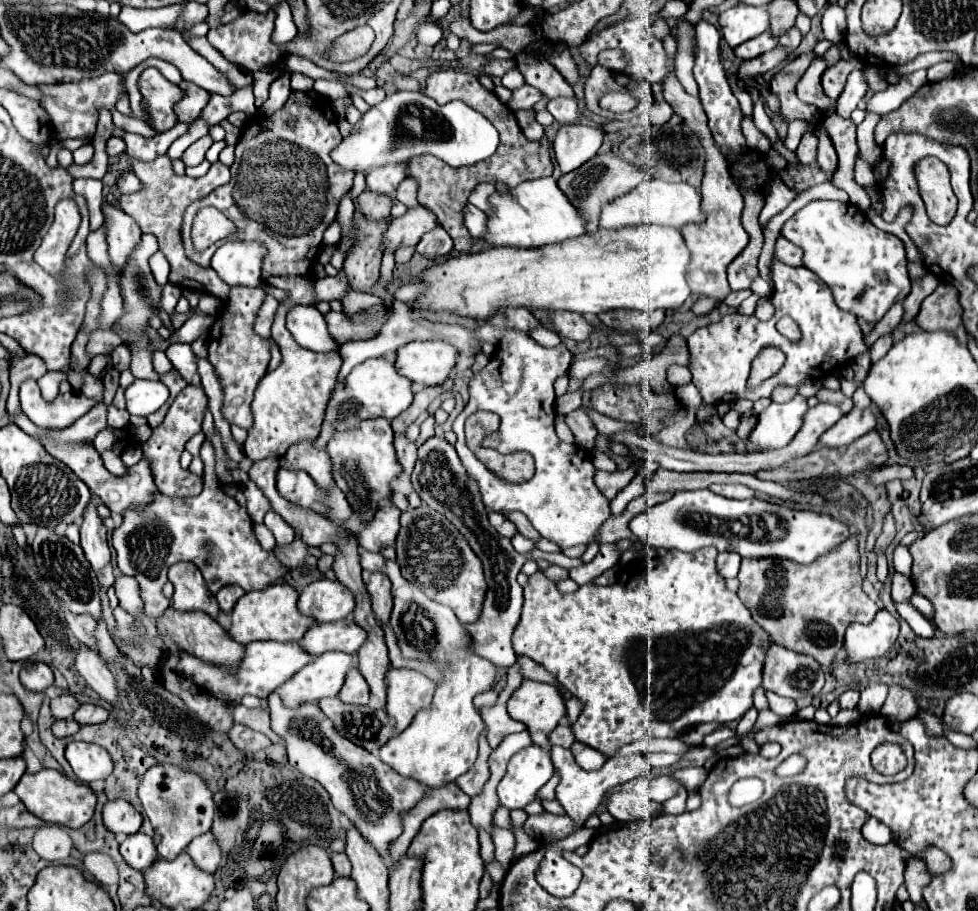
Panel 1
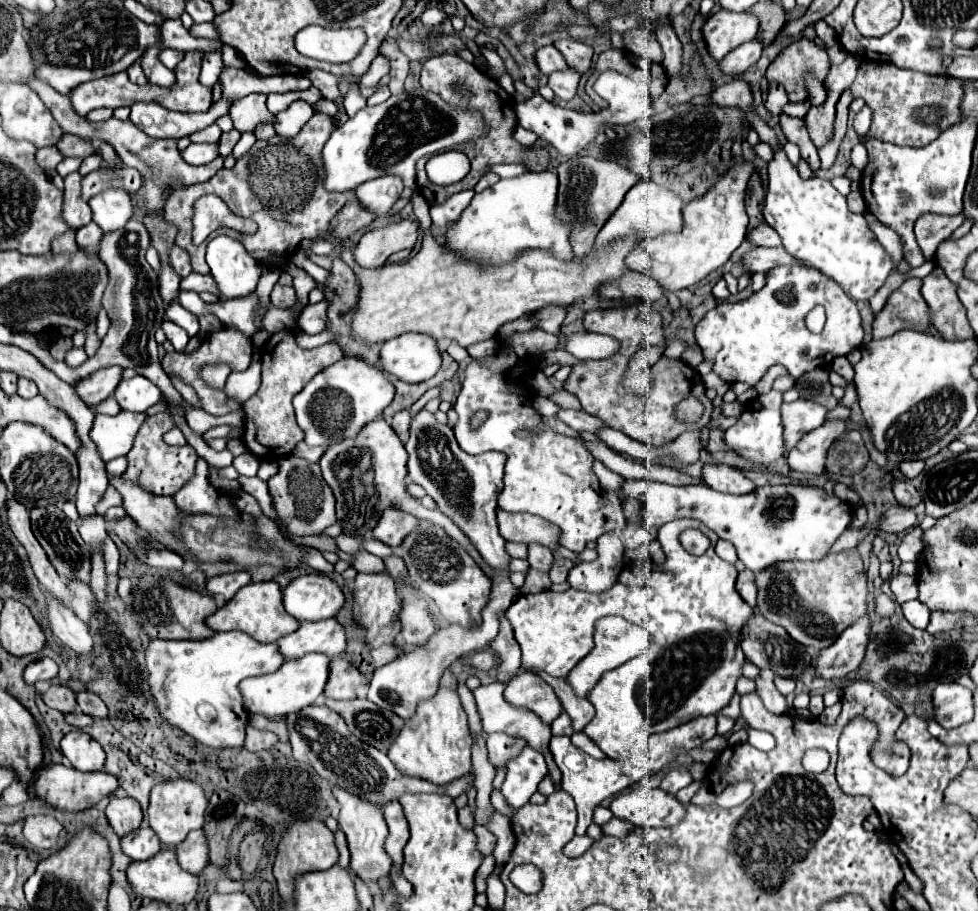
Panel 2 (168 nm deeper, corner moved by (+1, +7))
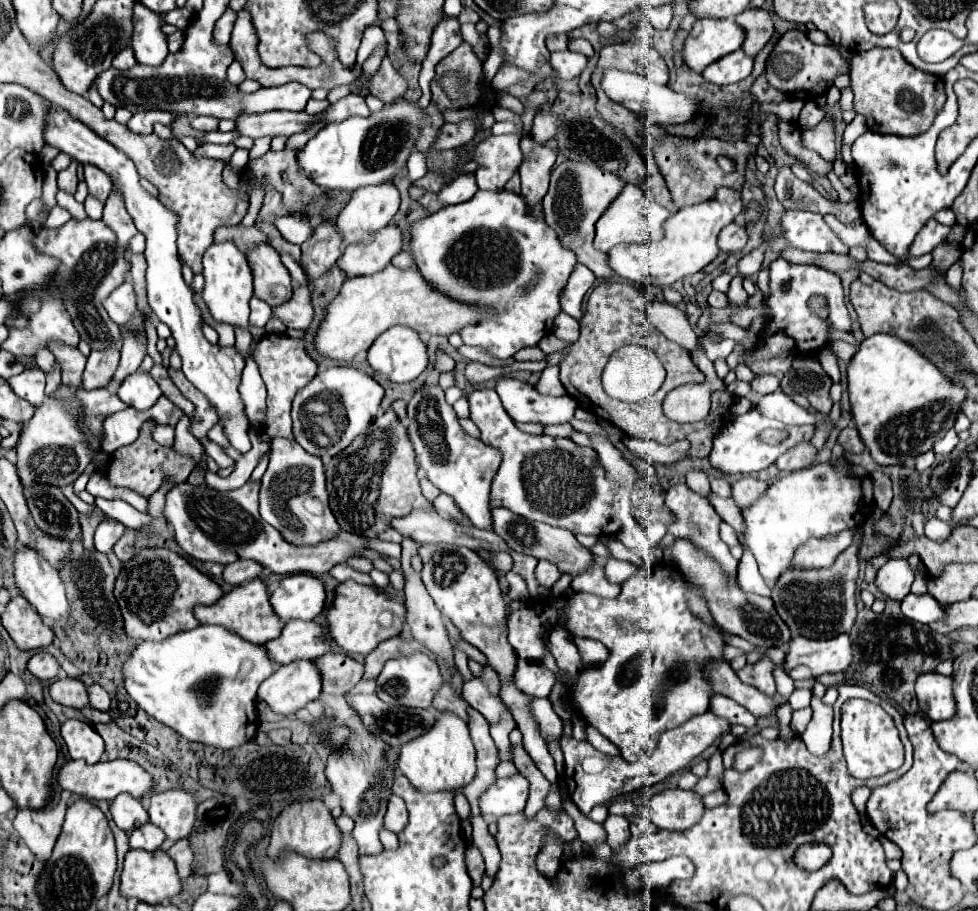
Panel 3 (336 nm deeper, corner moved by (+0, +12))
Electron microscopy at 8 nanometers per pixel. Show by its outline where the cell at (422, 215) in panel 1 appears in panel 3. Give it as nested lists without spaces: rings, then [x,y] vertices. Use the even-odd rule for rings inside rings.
[[[385,226],[381,228],[373,242],[359,246],[347,246],[343,256],[337,260],[337,268],[347,276],[367,276],[383,270],[395,254],[399,254],[403,248],[403,236],[397,226]]]

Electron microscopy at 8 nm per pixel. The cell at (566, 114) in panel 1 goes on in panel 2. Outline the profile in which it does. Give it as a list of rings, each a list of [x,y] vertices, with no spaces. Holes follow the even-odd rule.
[[[566,69],[566,71],[556,71],[548,77],[548,87],[554,91],[554,95],[560,101],[570,101],[576,95],[576,87],[578,87],[580,75],[574,69]]]

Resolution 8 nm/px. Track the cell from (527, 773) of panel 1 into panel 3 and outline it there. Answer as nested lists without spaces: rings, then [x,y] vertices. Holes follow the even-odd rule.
[[[515,774],[509,778],[497,778],[495,784],[491,784],[479,798],[479,808],[487,820],[497,820],[499,816],[521,812],[525,808],[527,796],[529,782],[525,776]]]

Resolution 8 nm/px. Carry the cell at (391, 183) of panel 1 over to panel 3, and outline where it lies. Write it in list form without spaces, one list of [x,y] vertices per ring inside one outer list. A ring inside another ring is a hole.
[[[379,184],[379,186],[367,186],[367,188],[359,188],[351,194],[349,204],[341,210],[341,214],[335,220],[335,228],[343,238],[343,244],[367,244],[373,240],[375,232],[385,228],[389,224],[389,220],[395,216],[399,208],[399,192],[395,188],[395,184]]]

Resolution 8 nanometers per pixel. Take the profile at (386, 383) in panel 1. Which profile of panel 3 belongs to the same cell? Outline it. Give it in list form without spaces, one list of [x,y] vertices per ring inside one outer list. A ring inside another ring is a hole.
[[[335,366],[319,372],[293,400],[293,440],[309,454],[323,460],[343,452],[359,434],[363,434],[379,412],[383,400],[381,384],[353,366]]]

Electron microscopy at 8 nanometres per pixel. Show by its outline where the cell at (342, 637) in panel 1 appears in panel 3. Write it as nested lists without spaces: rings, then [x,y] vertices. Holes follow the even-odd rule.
[[[291,620],[283,626],[281,636],[265,644],[267,656],[275,664],[289,664],[293,660],[315,660],[331,650],[331,638],[317,622]]]

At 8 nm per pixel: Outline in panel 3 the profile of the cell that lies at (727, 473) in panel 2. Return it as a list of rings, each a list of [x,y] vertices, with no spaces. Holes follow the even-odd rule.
[[[741,476],[733,482],[733,500],[741,510],[749,508],[759,496],[763,496],[763,492],[767,492],[767,488],[769,484],[755,476]]]

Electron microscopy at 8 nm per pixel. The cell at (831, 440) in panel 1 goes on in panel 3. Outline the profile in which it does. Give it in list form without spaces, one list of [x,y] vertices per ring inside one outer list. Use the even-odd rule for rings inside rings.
[[[799,444],[791,450],[787,450],[777,462],[777,470],[779,472],[793,472],[793,470],[801,470],[807,468],[809,464],[813,464],[813,458],[817,456],[817,450],[813,448],[813,444]]]

